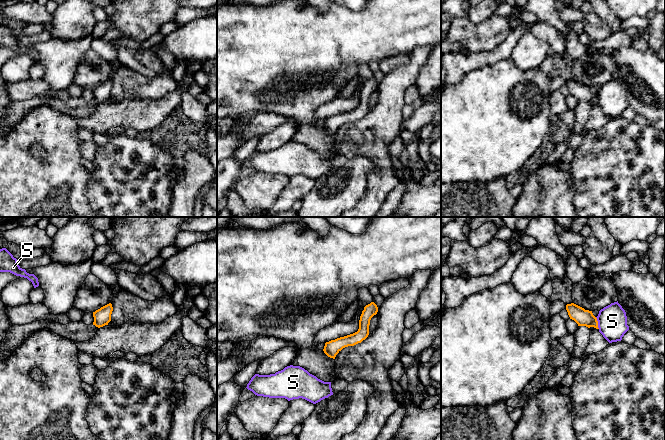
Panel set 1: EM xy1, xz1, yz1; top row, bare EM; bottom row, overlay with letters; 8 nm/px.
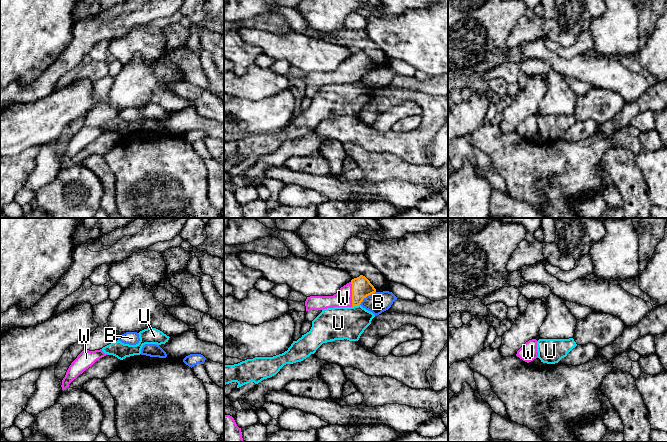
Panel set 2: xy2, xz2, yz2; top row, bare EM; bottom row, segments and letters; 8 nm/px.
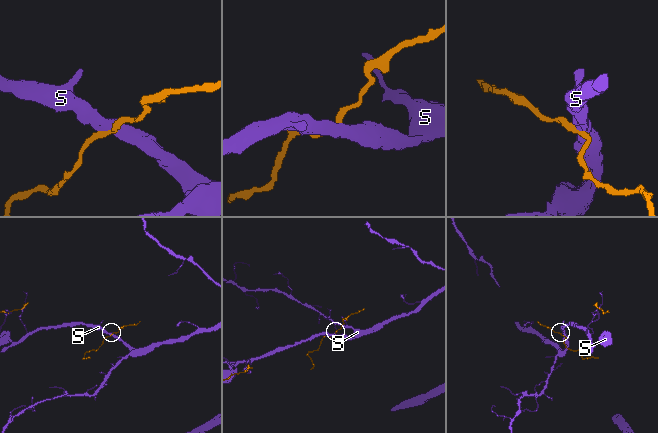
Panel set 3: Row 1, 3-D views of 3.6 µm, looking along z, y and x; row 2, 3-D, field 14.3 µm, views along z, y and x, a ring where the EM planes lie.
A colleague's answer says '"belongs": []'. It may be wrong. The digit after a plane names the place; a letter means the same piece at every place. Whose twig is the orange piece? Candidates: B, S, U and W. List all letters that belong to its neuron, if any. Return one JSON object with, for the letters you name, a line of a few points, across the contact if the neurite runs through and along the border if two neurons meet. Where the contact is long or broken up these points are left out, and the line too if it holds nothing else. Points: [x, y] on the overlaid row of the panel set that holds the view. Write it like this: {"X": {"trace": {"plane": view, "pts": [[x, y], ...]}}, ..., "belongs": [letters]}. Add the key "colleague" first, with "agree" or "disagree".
{"colleague": "disagree", "belongs": ["S"]}

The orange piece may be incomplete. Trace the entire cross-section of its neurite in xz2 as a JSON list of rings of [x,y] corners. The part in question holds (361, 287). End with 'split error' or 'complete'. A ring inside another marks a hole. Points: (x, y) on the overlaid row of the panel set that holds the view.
[[[363,275],[351,280],[352,284],[352,307],[361,304],[364,298],[376,292],[374,286]]] | complete

